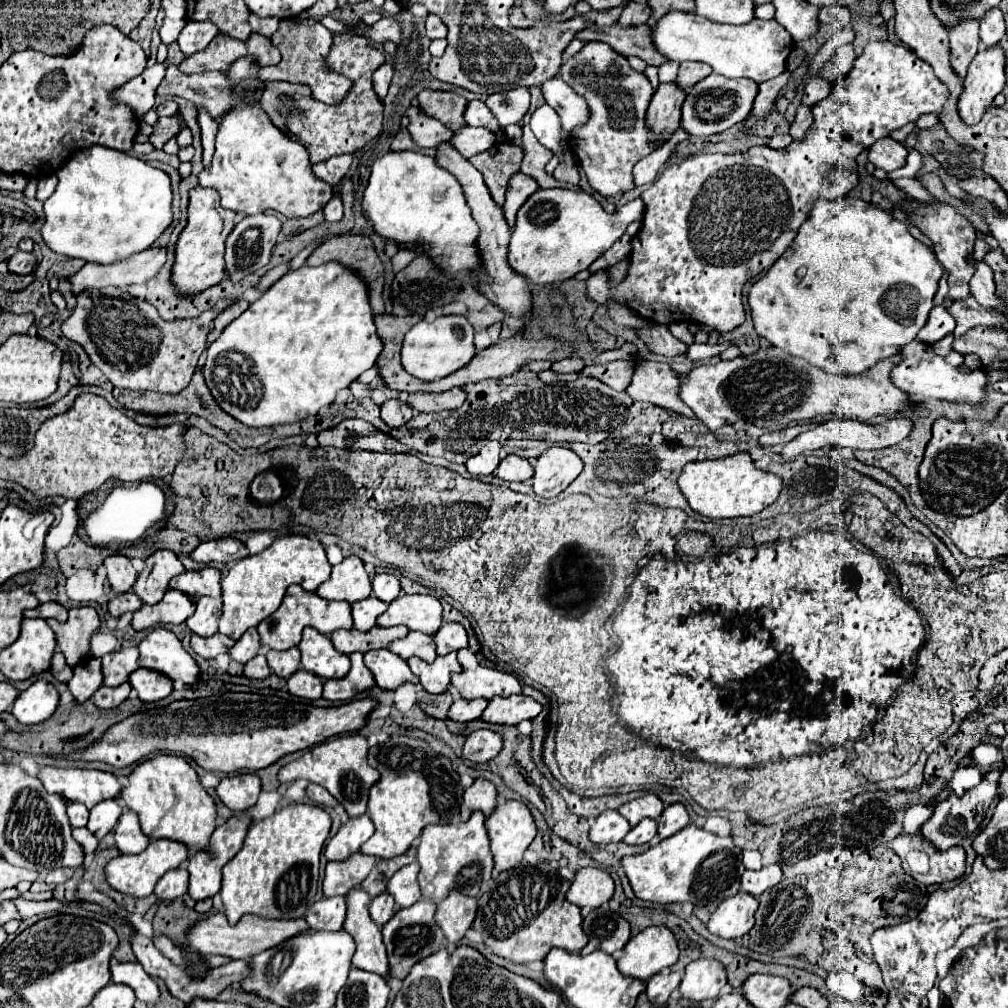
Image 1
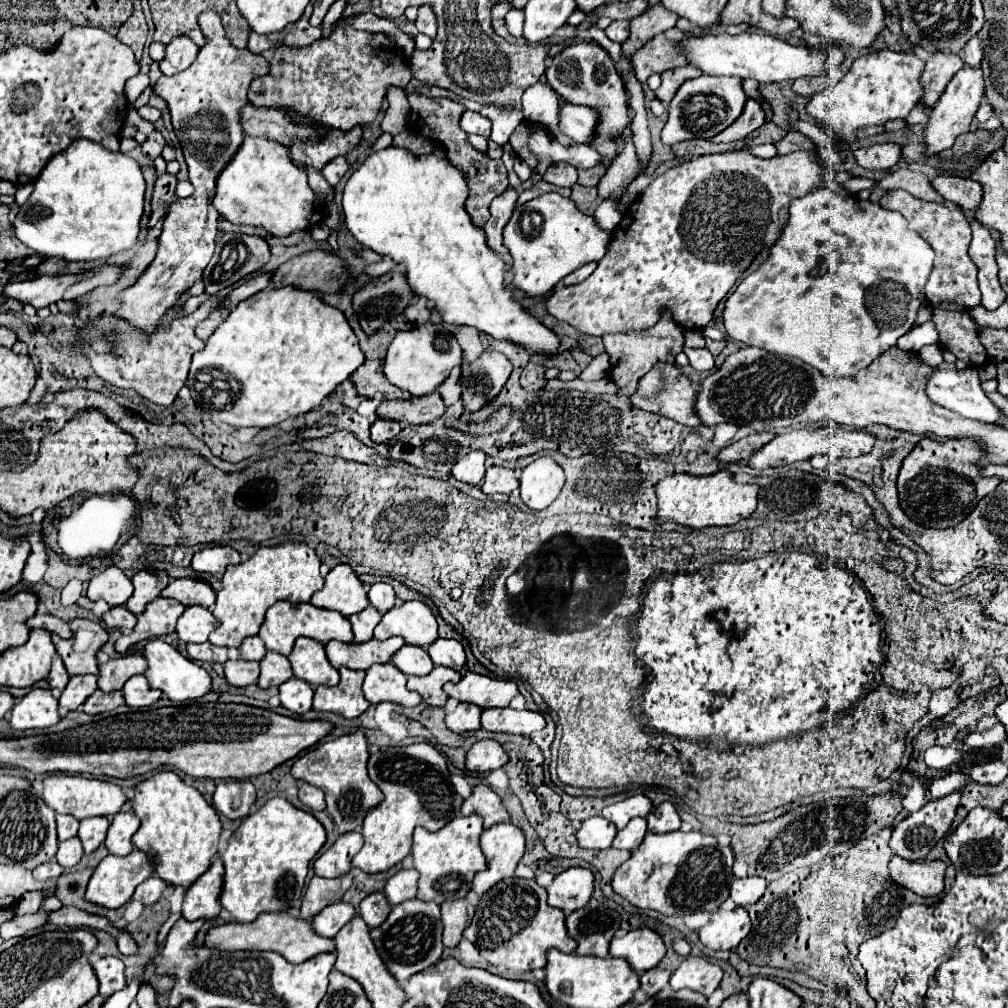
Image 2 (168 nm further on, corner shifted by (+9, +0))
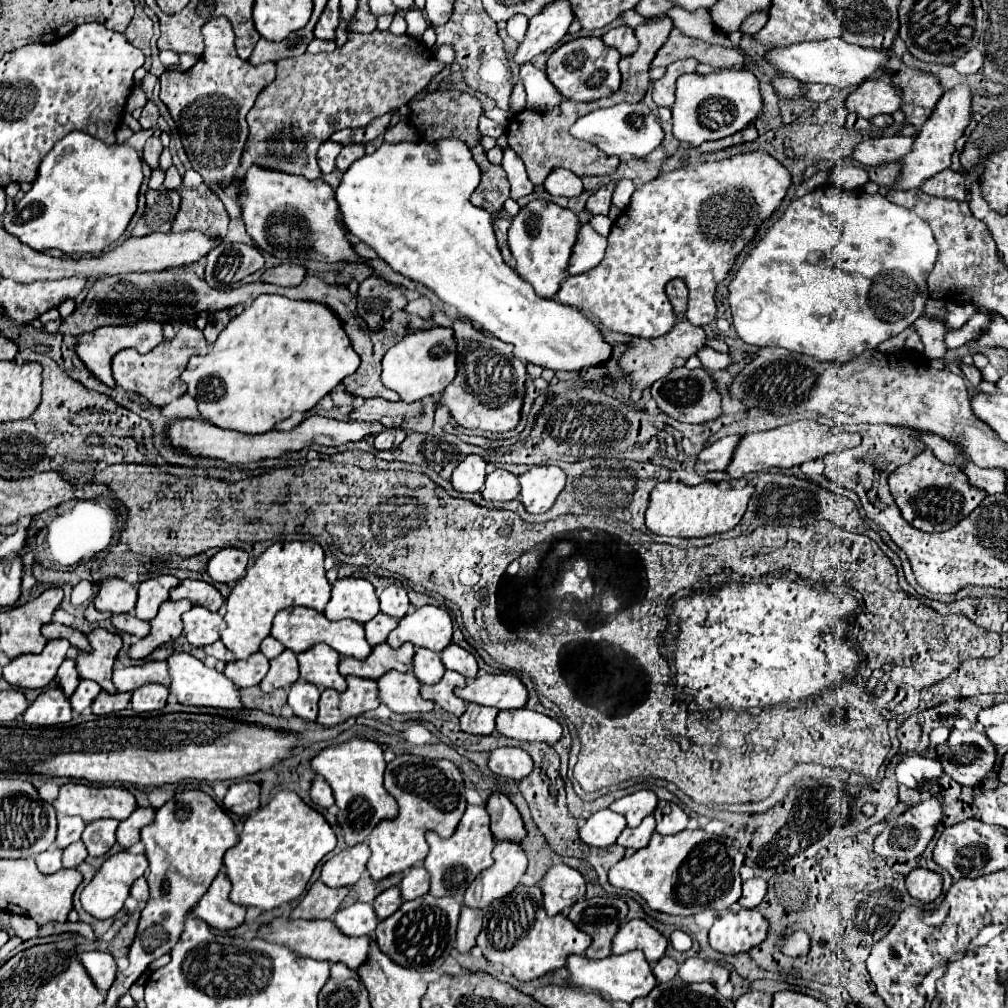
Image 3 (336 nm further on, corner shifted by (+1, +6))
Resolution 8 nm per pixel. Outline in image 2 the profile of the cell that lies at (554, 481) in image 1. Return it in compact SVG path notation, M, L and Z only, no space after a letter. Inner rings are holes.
M541 456L523 468L521 478L521 500L531 510L547 508L565 484L565 472L551 456Z

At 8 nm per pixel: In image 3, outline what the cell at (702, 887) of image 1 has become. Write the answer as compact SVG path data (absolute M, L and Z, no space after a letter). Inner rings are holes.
M683 830L683 832L671 834L671 836L661 836L655 832L649 846L637 850L629 858L623 858L609 870L609 884L615 888L625 888L625 890L639 894L649 904L651 910L657 910L663 914L693 916L705 908L727 910L741 896L739 868L741 868L743 860L745 860L743 852L739 848L735 848L733 840L727 836L707 834L705 830Z

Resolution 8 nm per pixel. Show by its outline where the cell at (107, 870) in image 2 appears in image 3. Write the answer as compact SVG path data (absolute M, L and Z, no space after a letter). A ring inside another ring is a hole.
M127 850L111 856L109 860L105 860L105 864L101 866L101 870L95 874L95 878L83 888L81 892L81 904L83 904L83 910L87 914L91 914L93 918L99 918L99 920L107 920L107 918L113 918L121 908L123 908L123 902L125 898L129 896L129 888L131 884L143 876L147 872L147 858L143 854L131 854Z

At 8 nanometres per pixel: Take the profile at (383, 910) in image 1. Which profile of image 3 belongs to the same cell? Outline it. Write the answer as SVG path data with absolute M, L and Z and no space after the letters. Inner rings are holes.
M395 886L395 888L389 888L389 890L385 890L383 894L379 894L379 896L375 898L375 902L373 902L373 908L375 908L377 918L379 918L379 920L385 920L385 918L389 918L393 912L397 912L401 904L403 904L401 890L399 890L399 886Z

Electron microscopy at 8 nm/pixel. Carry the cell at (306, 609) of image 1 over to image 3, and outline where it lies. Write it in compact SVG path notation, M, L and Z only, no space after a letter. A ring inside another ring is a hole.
M289 608L289 610L283 610L281 614L277 614L277 618L273 620L271 636L277 638L285 648L293 650L295 654L301 654L321 642L331 646L341 656L351 656L357 660L365 660L371 654L371 646L365 640L365 632L363 632L361 624L349 622L349 620L329 622L323 614L317 614L315 610L309 610L309 608Z

